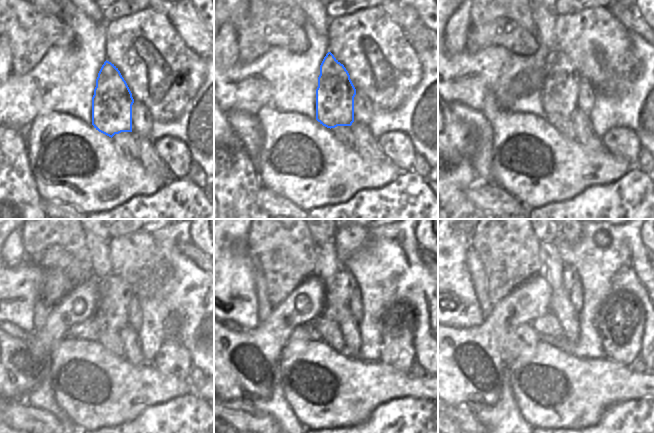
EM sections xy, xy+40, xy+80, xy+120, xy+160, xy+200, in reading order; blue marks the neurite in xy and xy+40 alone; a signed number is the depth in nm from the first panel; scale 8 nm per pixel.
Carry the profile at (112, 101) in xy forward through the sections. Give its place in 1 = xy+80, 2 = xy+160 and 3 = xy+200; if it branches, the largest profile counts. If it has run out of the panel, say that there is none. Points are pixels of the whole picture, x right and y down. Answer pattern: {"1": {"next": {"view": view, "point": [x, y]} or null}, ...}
{"1": {"next": {"view": "xy+80", "point": [559, 90]}}, "2": {"next": {"view": "xy+160", "point": [337, 290]}}, "3": {"next": {"view": "xy+200", "point": [569, 274]}}}

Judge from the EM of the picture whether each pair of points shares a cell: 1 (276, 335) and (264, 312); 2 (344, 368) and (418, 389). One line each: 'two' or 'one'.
1: two
2: one

